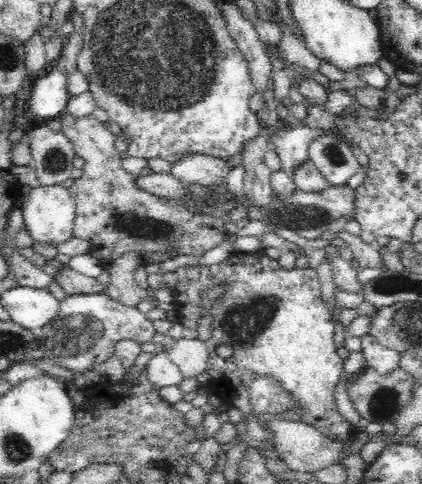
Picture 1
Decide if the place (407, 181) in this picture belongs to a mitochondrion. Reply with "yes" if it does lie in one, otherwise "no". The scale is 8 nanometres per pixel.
no

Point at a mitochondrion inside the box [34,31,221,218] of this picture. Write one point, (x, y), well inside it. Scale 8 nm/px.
(55, 161)

